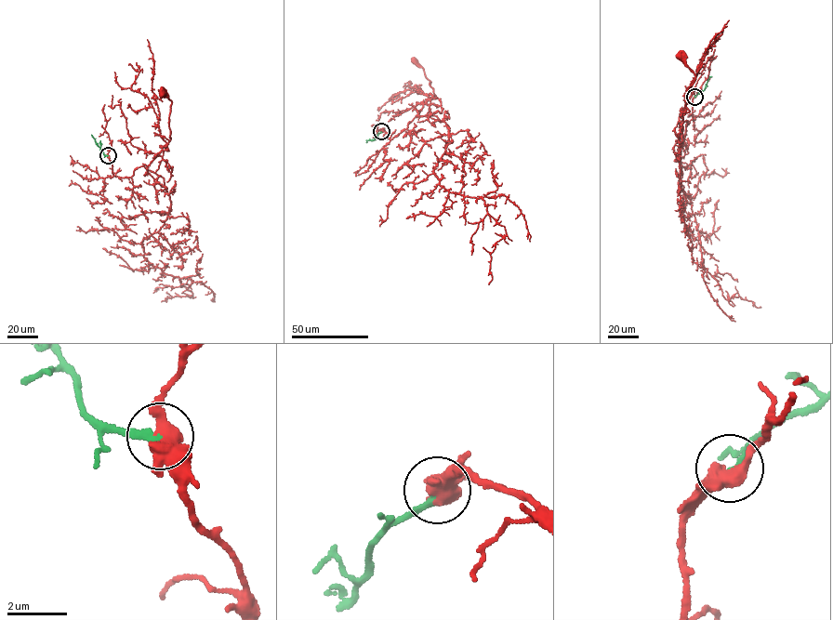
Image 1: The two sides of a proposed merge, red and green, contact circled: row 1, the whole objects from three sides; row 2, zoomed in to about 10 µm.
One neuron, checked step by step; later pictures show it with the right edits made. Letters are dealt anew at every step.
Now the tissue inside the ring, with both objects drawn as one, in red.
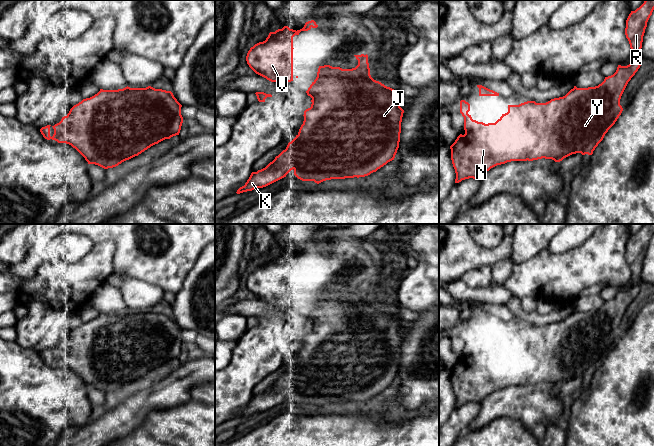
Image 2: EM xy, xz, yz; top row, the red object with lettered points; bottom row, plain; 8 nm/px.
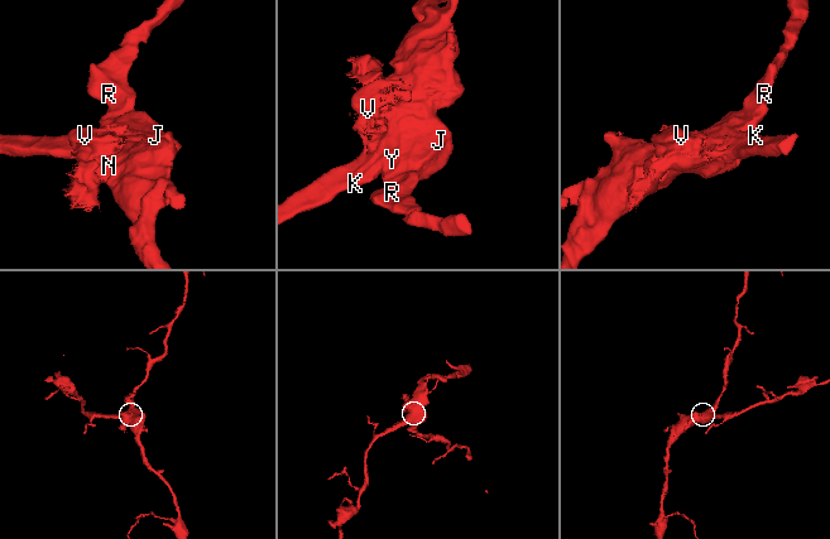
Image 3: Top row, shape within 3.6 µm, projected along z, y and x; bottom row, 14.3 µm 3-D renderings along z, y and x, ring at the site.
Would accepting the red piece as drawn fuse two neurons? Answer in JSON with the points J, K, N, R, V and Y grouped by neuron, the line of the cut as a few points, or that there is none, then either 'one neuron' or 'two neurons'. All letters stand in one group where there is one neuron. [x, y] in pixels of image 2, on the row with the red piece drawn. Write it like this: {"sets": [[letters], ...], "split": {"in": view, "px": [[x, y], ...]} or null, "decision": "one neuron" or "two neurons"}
{"sets": [["J", "K", "N", "R", "V", "Y"]], "split": null, "decision": "one neuron"}

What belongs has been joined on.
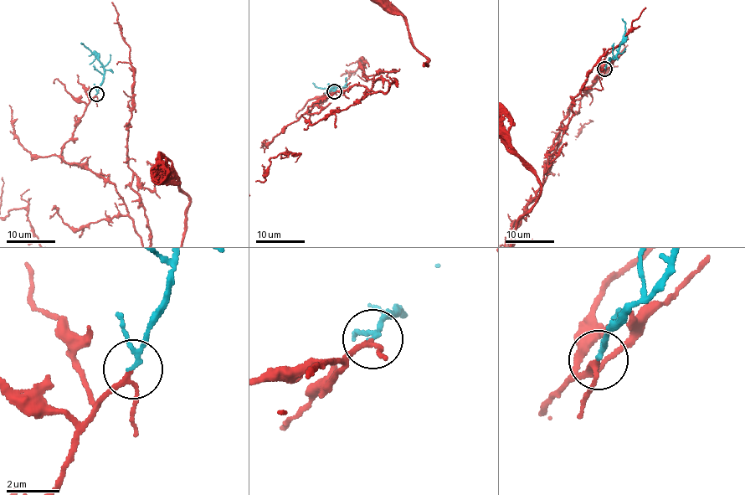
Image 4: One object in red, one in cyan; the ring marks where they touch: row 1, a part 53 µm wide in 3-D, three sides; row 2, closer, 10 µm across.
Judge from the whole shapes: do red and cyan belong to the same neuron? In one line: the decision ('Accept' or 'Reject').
Accept

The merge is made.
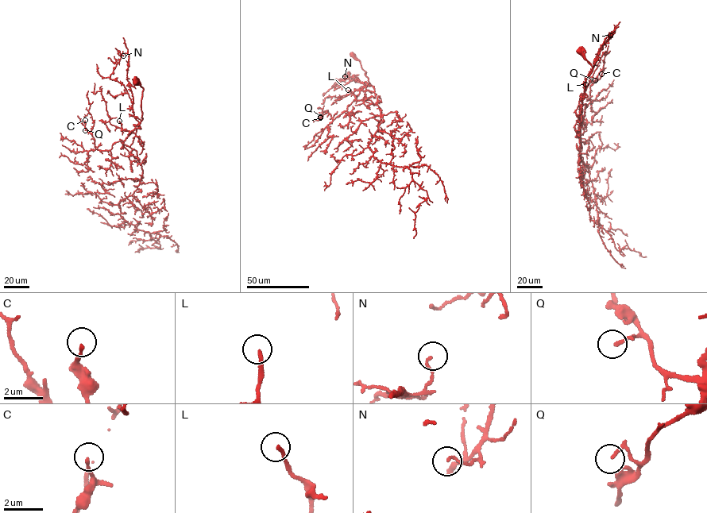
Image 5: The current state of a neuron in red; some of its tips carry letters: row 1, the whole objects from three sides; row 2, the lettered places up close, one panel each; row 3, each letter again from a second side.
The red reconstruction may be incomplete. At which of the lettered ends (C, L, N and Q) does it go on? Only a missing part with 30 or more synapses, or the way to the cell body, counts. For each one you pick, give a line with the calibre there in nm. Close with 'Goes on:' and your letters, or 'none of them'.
L: Thickness 170 nm
Goes on: L

